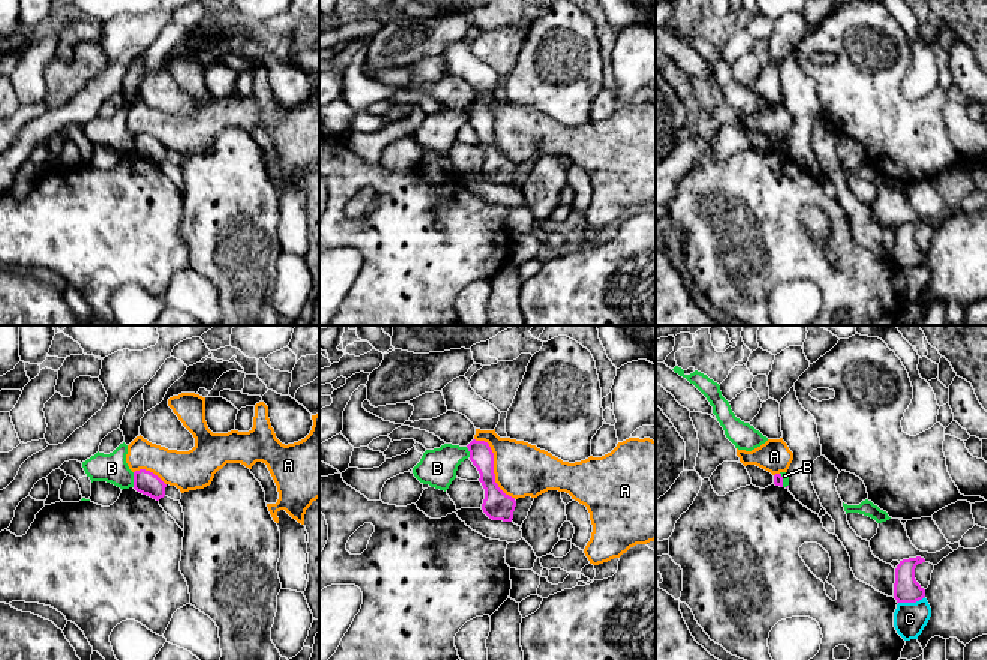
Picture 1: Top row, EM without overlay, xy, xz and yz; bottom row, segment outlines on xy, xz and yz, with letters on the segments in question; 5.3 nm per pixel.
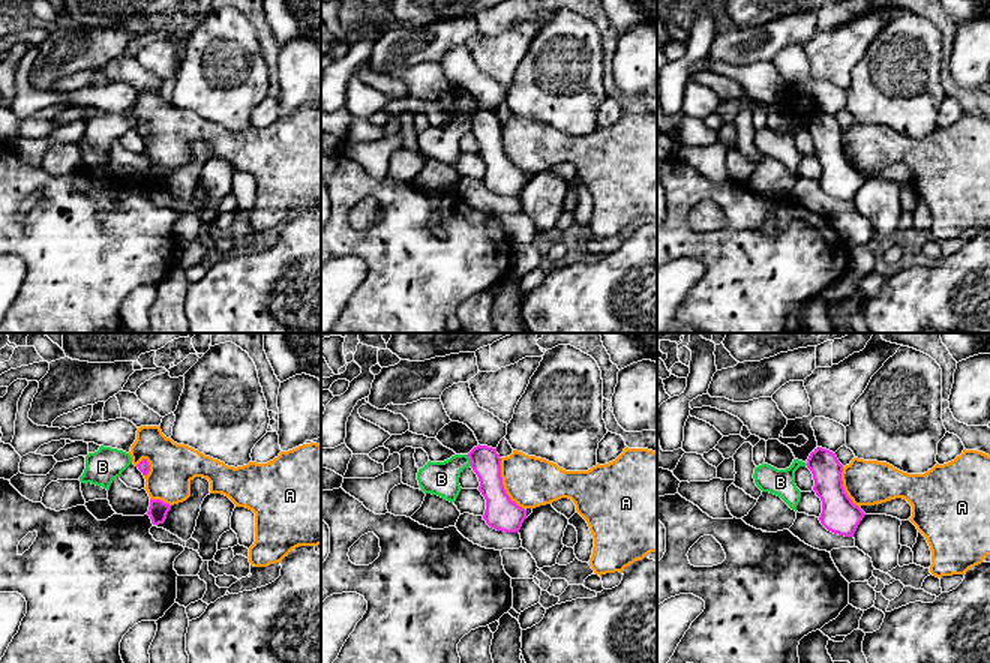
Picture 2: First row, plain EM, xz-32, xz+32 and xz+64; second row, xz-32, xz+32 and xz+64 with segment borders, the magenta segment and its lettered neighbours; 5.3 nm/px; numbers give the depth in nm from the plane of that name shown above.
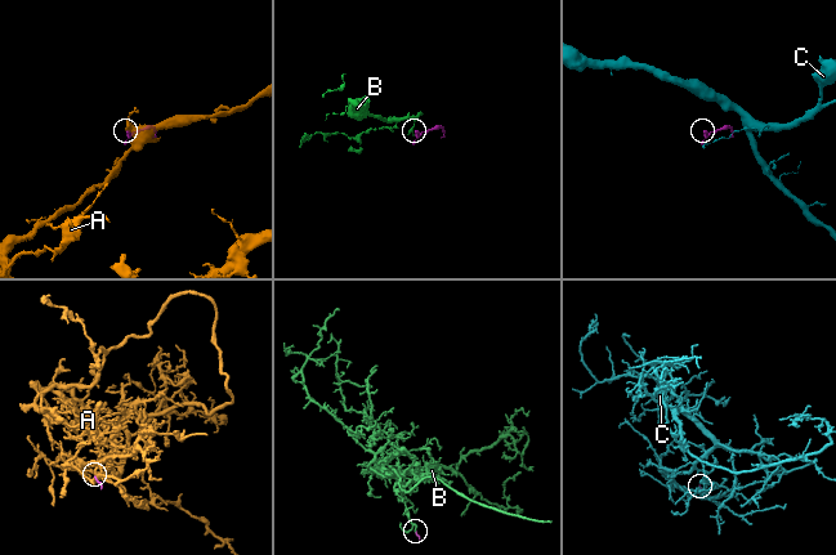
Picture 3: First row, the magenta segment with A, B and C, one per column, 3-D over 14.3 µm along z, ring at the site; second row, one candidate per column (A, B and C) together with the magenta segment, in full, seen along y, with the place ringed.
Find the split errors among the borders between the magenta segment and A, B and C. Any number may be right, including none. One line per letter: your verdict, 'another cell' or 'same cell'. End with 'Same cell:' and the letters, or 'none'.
A: another cell
B: another cell
C: another cell
Same cell: none

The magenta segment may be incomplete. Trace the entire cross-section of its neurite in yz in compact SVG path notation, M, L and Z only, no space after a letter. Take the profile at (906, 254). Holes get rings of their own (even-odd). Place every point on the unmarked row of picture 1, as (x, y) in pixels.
M924 222L900 225L896 232L894 262L897 267L916 267L926 261L926 254L915 243L915 232L926 226Z

